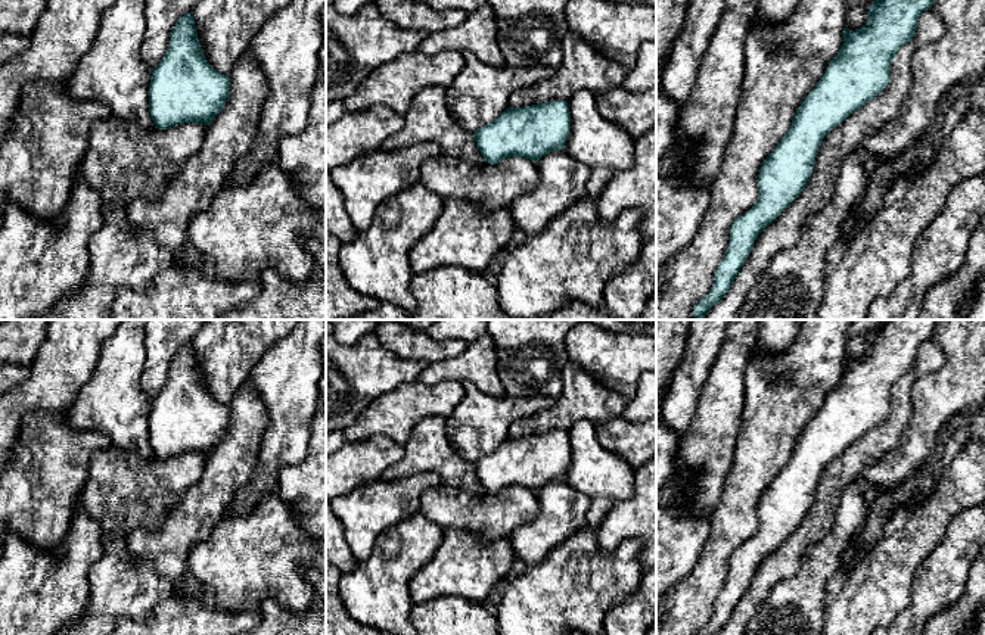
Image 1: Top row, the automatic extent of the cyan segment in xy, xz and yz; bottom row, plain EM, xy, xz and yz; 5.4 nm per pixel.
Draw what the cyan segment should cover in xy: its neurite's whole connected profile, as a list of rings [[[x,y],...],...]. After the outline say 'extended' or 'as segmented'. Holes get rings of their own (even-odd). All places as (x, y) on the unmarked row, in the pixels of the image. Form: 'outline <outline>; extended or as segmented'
outline [[[193,342],[171,361],[170,376],[152,401],[149,442],[155,458],[184,452],[209,455],[230,426],[230,408],[214,399],[201,379]]]; as segmented

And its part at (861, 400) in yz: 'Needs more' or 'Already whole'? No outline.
Already whole

